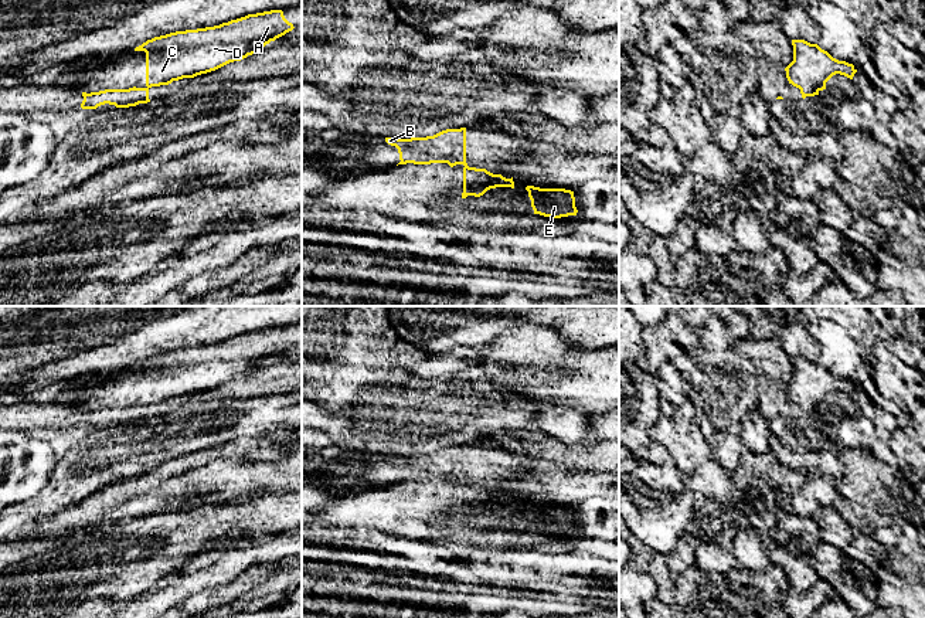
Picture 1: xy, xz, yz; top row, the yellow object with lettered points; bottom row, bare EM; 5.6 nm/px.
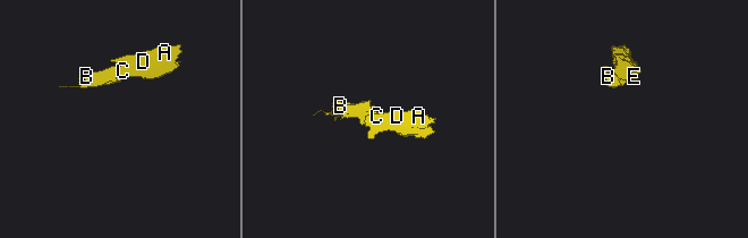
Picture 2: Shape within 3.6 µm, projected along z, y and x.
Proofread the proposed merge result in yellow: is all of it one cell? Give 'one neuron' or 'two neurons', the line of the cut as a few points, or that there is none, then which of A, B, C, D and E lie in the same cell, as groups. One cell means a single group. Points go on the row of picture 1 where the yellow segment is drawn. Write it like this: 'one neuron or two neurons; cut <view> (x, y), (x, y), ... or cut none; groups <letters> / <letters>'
two neurons; cut yz (801, 90), (806, 95); groups A C D E / B

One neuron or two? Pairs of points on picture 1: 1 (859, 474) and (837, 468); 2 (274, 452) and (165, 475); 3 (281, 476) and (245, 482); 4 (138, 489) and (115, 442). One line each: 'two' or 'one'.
1: two
2: one
3: one
4: two

